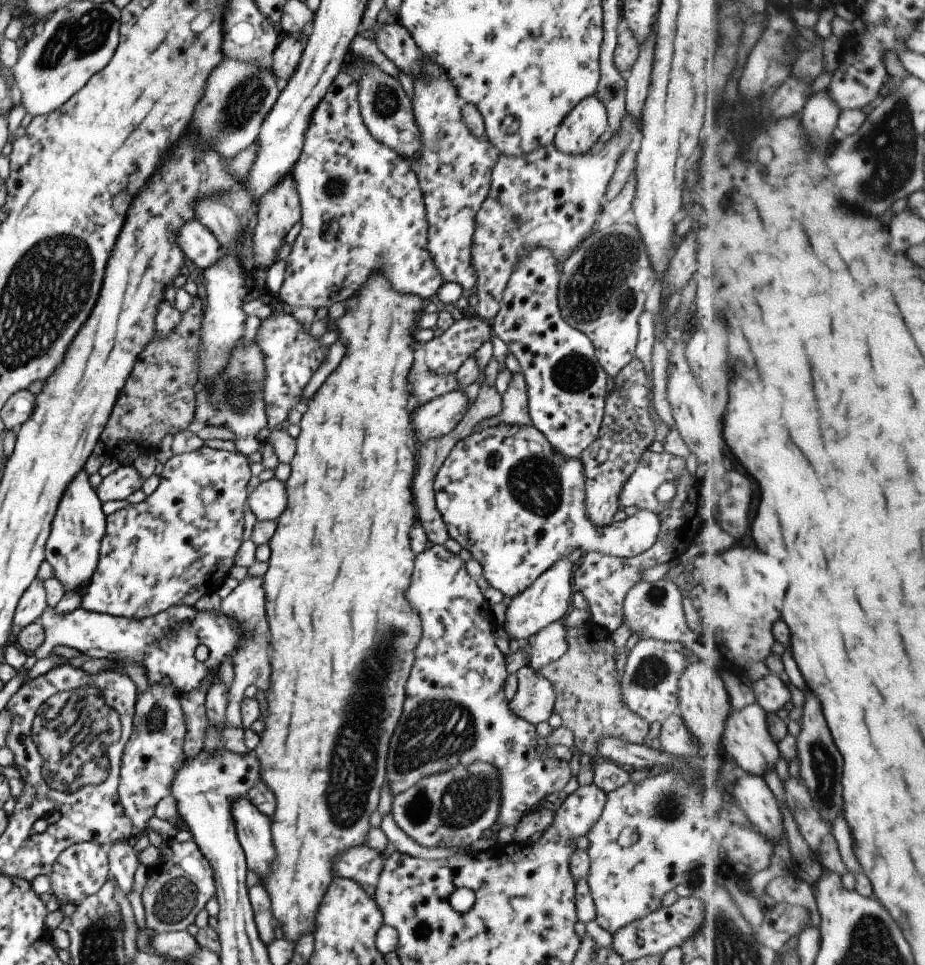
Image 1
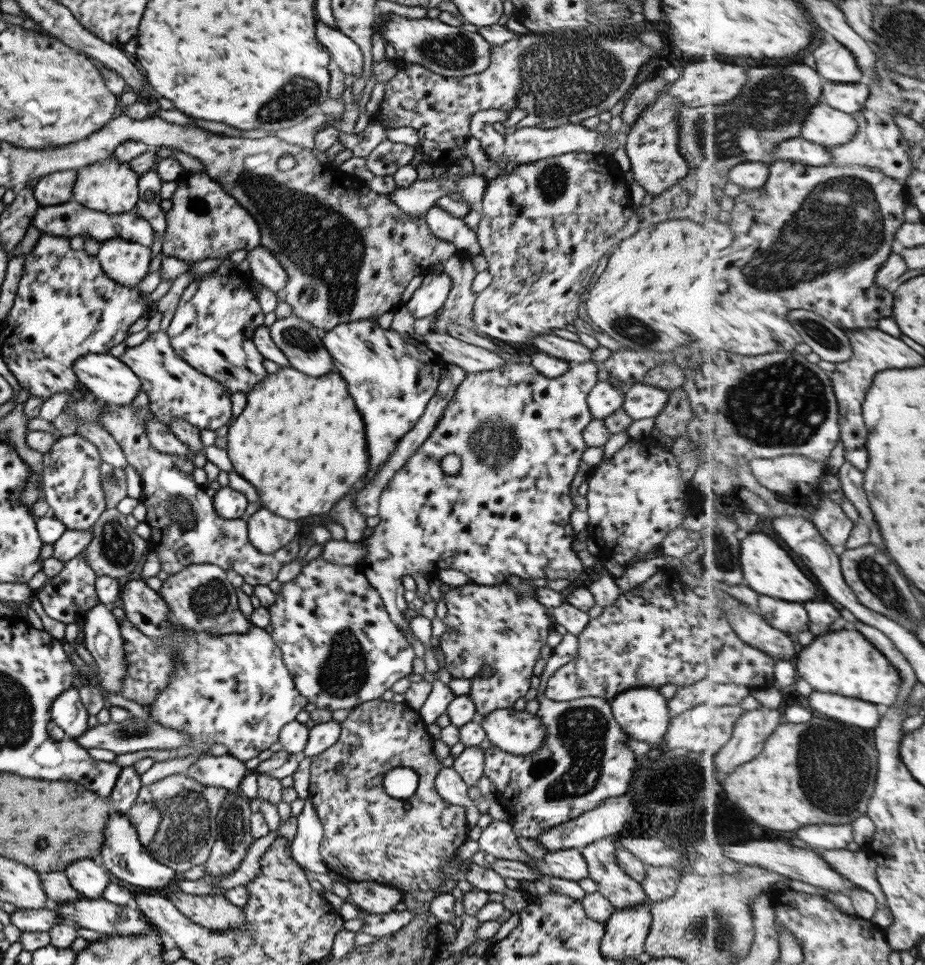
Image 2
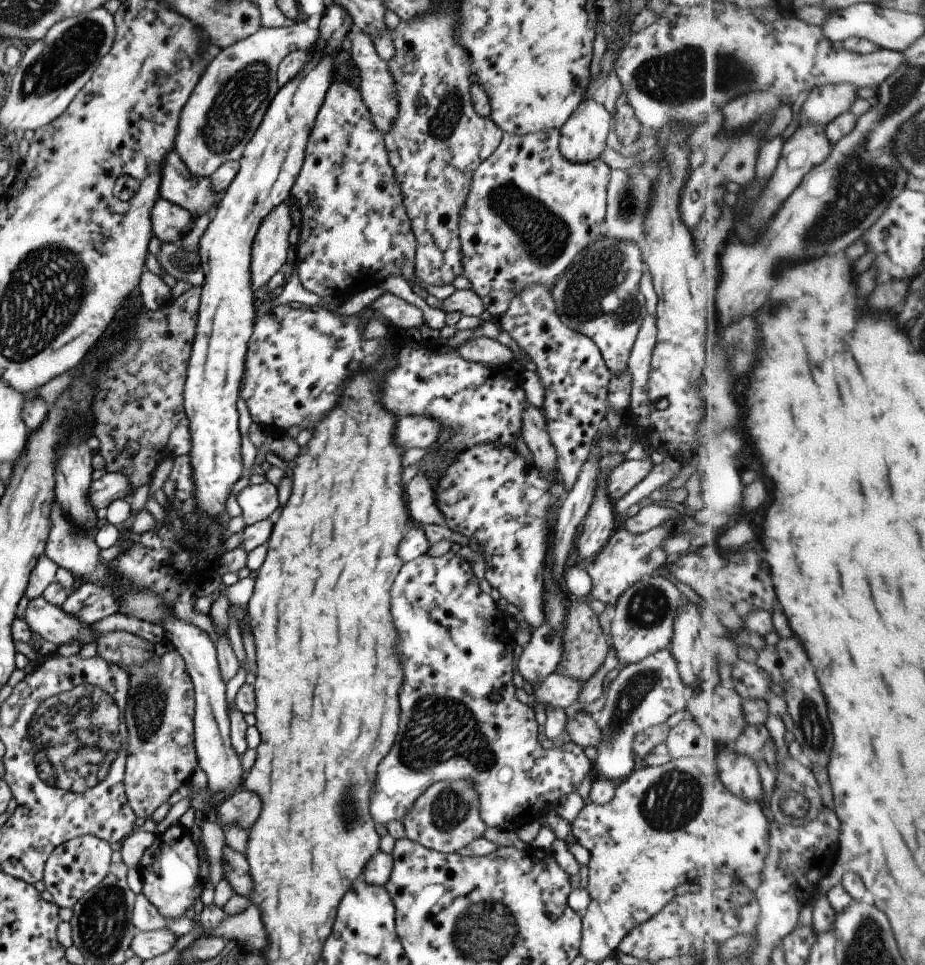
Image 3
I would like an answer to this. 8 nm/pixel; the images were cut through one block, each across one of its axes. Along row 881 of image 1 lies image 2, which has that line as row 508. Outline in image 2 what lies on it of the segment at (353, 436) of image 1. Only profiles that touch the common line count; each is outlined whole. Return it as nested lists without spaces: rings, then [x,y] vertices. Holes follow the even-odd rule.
[[[281,367],[277,372],[272,374],[267,374],[263,378],[262,382],[259,382],[256,386],[251,388],[251,391],[246,394],[246,404],[239,412],[239,415],[232,418],[228,424],[227,433],[225,434],[227,446],[227,457],[231,461],[233,466],[232,471],[237,473],[237,475],[244,478],[255,490],[257,490],[257,496],[259,496],[259,504],[261,507],[267,508],[269,512],[280,516],[281,518],[286,518],[287,520],[297,520],[297,518],[307,518],[307,516],[317,516],[317,514],[323,514],[328,512],[339,500],[343,498],[345,494],[349,494],[349,490],[353,488],[353,484],[357,484],[363,474],[368,472],[369,467],[369,456],[367,451],[367,443],[365,443],[365,431],[363,426],[363,421],[361,414],[355,408],[353,400],[349,398],[347,394],[346,383],[337,376],[337,372],[333,371],[331,373],[321,376],[321,378],[309,378],[305,374],[294,370],[292,367]]]

